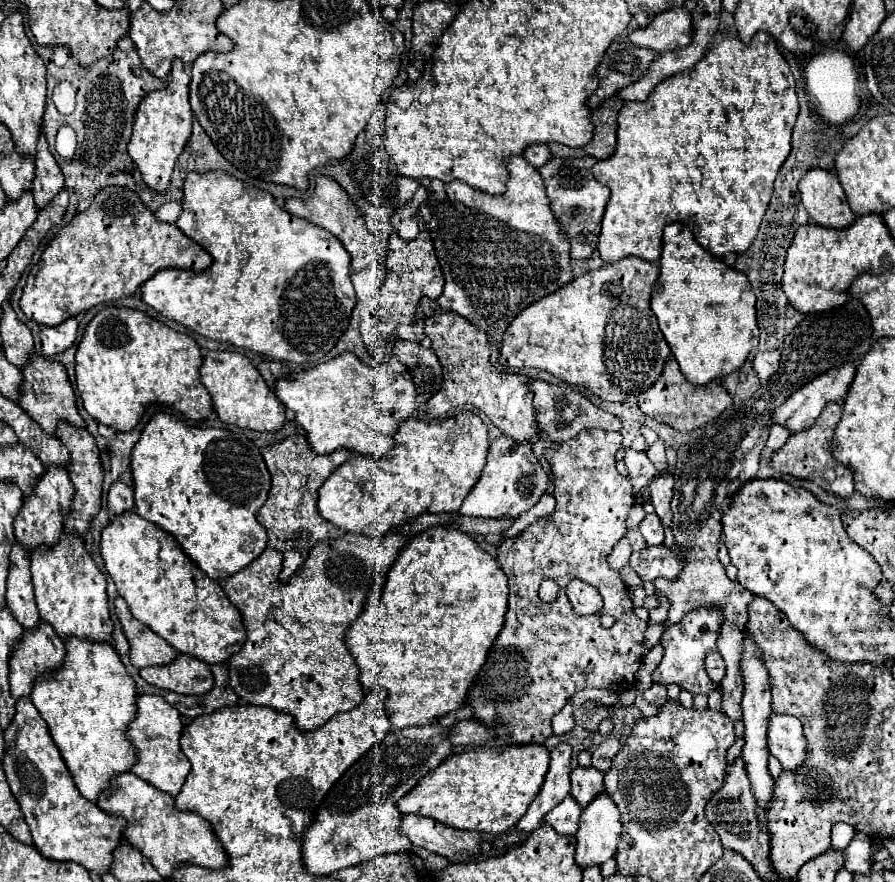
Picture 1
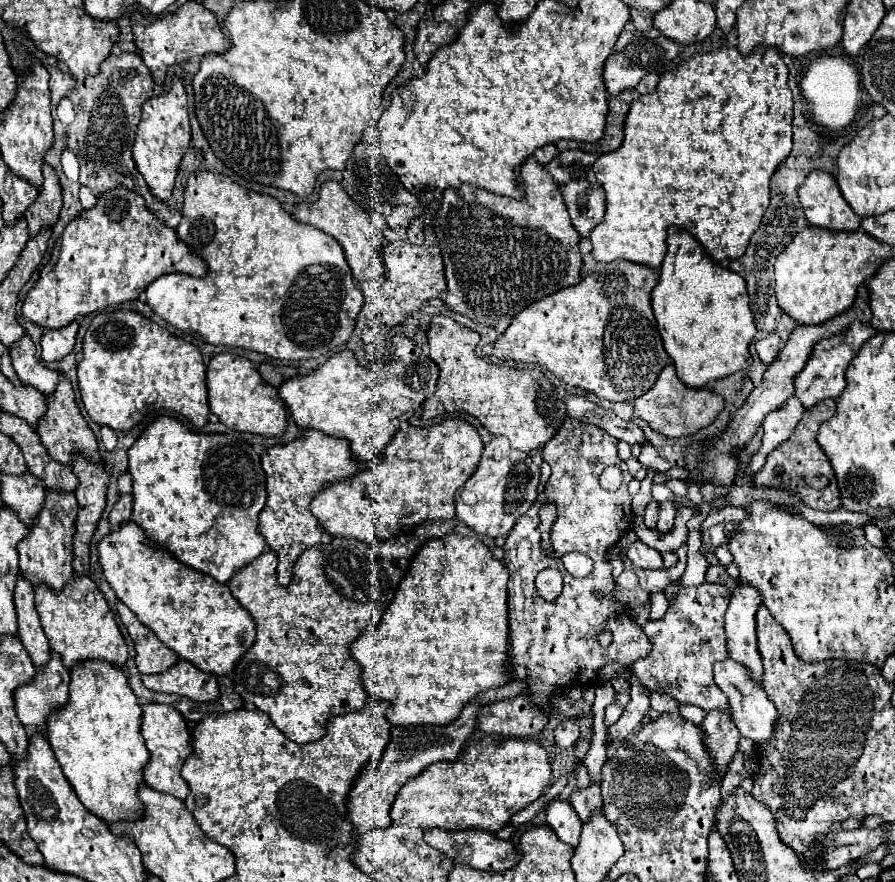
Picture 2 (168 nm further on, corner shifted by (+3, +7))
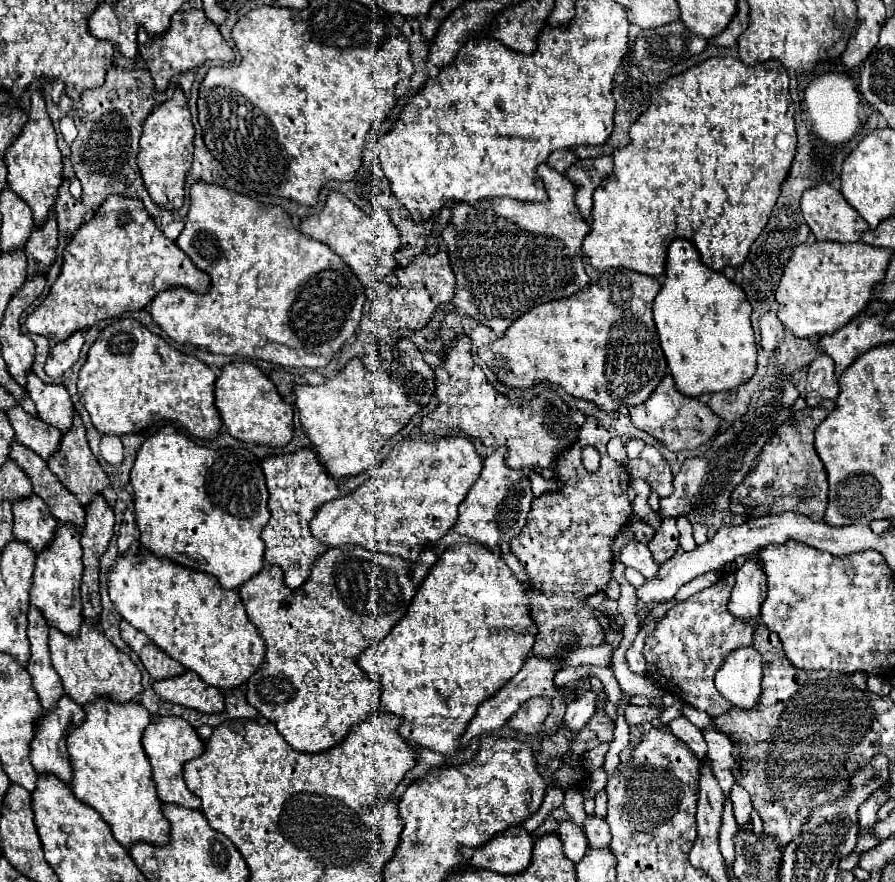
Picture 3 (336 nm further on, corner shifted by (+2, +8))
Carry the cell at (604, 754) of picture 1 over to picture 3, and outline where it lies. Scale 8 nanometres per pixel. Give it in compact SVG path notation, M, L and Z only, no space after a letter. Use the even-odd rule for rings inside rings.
M628 706L626 708L626 722L630 726L640 726L644 722L652 722L654 718L660 718L662 708L654 708L654 706Z

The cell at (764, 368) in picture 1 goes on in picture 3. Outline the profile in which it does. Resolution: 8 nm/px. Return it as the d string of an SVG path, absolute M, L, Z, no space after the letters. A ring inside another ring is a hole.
M766 312L760 318L760 336L762 336L762 348L768 352L774 352L778 348L778 344L784 338L784 326L780 324L776 312Z

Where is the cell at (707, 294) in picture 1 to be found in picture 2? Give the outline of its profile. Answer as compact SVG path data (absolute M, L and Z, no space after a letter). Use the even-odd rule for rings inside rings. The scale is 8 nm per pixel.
M669 227L667 233L667 255L659 267L659 283L651 291L651 307L657 317L657 329L661 333L665 351L677 367L677 377L689 387L705 387L713 379L727 377L751 365L749 343L753 341L757 327L749 309L747 285L743 277L713 261L699 241L695 241L695 237L685 229Z

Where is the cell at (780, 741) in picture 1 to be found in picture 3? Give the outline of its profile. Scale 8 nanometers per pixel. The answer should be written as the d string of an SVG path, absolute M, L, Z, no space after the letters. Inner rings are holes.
M742 646L724 658L724 664L716 672L716 690L738 708L754 708L760 698L762 680L762 656L754 646Z

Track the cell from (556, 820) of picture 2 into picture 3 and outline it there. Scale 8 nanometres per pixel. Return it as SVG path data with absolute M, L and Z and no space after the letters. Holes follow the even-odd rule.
M562 822L560 824L560 832L558 832L562 844L564 844L564 856L568 860L572 860L574 864L578 864L586 850L588 850L588 840L584 836L584 832L574 824L574 822Z

